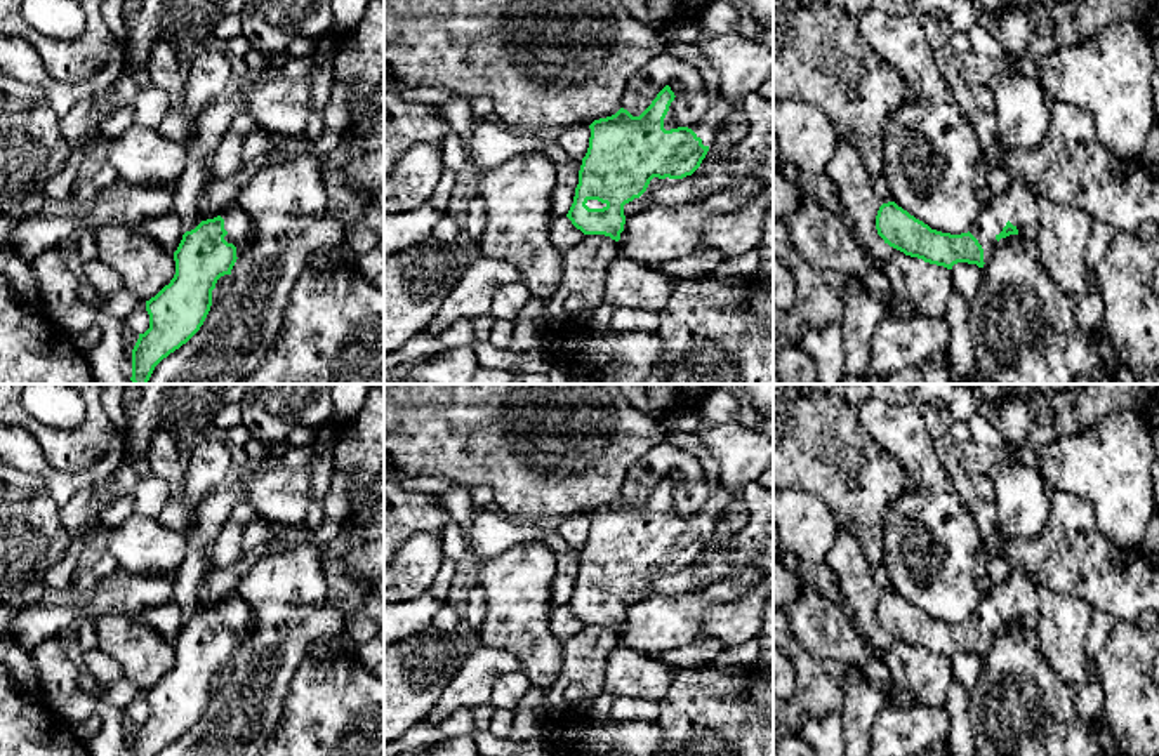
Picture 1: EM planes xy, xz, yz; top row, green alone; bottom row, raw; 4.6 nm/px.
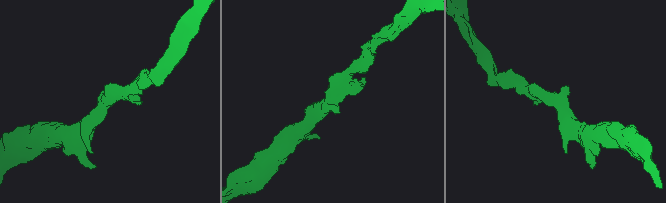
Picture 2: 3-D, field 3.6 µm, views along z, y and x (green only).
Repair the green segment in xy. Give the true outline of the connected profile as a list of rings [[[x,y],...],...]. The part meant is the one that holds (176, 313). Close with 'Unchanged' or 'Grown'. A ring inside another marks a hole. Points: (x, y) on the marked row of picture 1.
[[[233,200],[217,217],[182,235],[174,252],[174,278],[146,301],[149,328],[139,334],[132,349],[134,384],[148,384],[155,367],[200,330],[217,280],[231,275],[236,259],[250,245],[252,231],[252,217]]]. Grown

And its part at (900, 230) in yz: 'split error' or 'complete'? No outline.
split error

